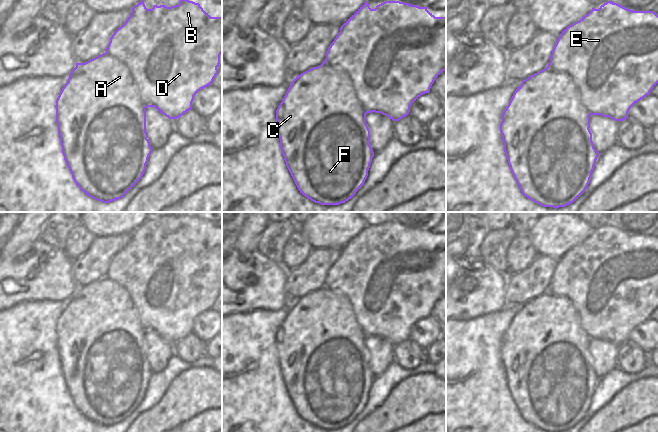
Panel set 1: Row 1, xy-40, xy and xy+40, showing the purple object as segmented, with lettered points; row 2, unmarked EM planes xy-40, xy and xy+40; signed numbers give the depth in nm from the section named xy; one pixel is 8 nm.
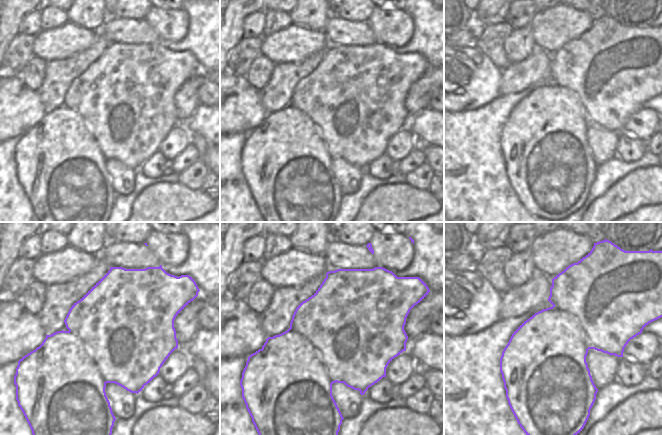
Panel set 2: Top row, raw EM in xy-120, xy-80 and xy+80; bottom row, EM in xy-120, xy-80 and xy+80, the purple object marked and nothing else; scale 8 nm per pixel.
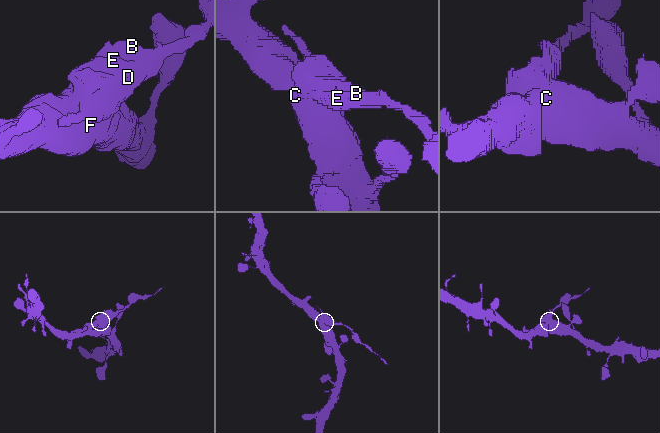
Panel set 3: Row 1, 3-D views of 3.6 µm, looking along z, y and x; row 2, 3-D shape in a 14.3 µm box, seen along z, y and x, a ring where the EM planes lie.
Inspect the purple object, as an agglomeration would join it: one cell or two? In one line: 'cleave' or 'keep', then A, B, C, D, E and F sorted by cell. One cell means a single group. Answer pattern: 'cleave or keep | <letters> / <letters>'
cleave | A B C D E / F

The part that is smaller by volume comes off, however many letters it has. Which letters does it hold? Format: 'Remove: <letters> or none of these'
Remove: A, B, C, D, E

